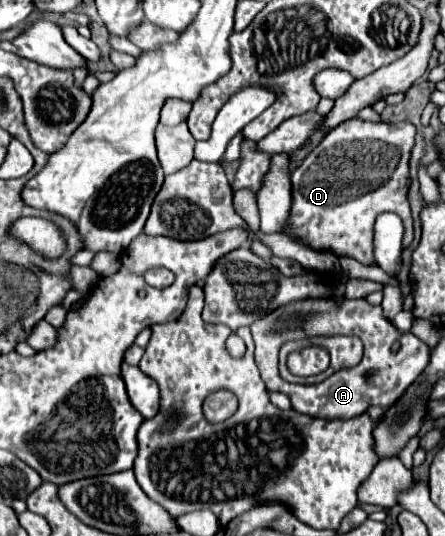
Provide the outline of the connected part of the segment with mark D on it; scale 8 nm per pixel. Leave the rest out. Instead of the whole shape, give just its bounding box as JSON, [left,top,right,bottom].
[284,118,416,266]

